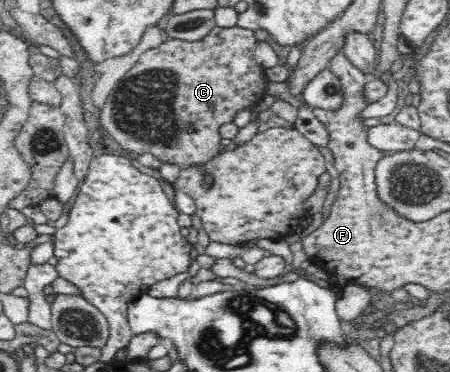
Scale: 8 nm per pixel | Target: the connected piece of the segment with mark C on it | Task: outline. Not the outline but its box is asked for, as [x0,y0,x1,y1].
[100,25,268,169]

